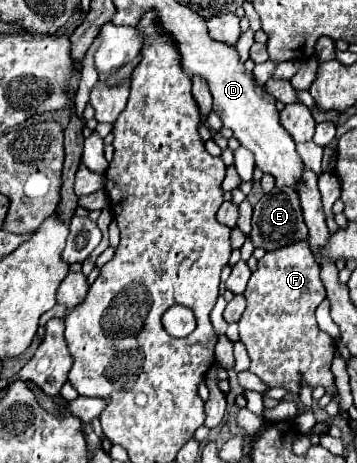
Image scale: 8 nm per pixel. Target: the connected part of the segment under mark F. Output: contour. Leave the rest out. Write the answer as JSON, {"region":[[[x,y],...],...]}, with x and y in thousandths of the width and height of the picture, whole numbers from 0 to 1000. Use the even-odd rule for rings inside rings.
{"region":[[[821,525],[798,538],[742,546],[686,624],[692,667],[667,693],[669,726],[692,749],[703,780],[697,801],[748,836],[793,836],[810,849],[838,849],[849,832],[866,832],[871,840],[905,836],[927,844],[933,862],[950,870],[955,862],[927,806],[938,737],[888,706],[877,680],[888,659],[910,646],[910,620],[894,594],[899,572],[860,529]],[[810,745],[826,762],[821,754],[810,762]],[[765,780],[776,780],[776,793],[765,793]]]}

